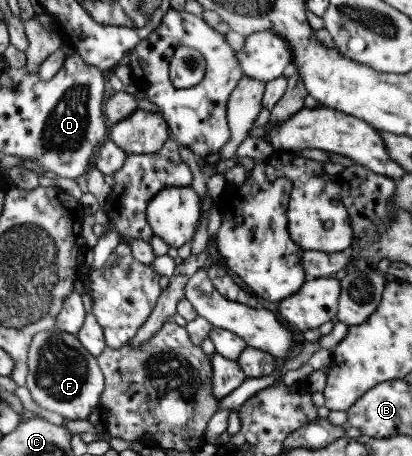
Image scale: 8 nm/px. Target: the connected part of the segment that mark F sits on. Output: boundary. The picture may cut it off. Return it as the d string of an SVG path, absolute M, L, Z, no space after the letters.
M55 326L38 331L31 338L26 354L27 375L24 387L37 406L73 420L86 419L98 410L104 379L96 358L79 343L76 336Z

